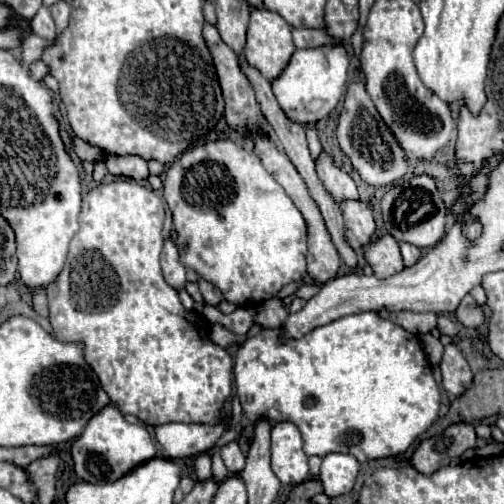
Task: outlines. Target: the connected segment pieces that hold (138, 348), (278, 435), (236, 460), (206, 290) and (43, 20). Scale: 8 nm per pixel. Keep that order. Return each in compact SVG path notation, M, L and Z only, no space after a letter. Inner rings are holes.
M116 180L110 184L100 184L100 186L92 188L90 192L86 192L82 198L82 210L80 210L80 230L74 234L74 238L70 242L70 252L68 252L66 264L64 264L60 276L46 288L48 306L50 306L50 324L54 328L54 336L60 342L80 342L84 346L84 360L96 372L104 392L110 396L110 400L114 404L118 404L118 408L122 408L124 414L134 414L144 424L152 424L152 426L160 426L160 424L168 424L168 422L210 424L210 420L218 420L218 416L222 414L224 402L232 394L232 358L228 356L228 352L224 348L212 344L212 340L208 336L208 322L204 318L200 318L196 312L188 312L180 302L178 292L174 292L174 288L170 288L164 282L164 276L160 270L160 252L162 252L162 244L164 244L162 222L164 222L162 198L158 198L152 190L136 184L134 180ZM186 318L200 318L200 330L196 328L196 324L188 322Z
M278 422L270 434L272 440L272 470L282 484L300 484L308 474L308 458L302 450L302 436L296 424Z
M232 440L232 442L224 444L224 446L220 448L220 454L222 454L222 460L224 460L224 464L226 464L228 472L238 474L238 472L244 468L244 454L240 452L240 448L238 448L236 440Z
M198 280L198 286L200 286L200 292L202 292L202 296L204 296L204 302L206 304L212 304L212 306L218 306L220 302L222 302L222 294L218 292L218 288L214 288L210 282L206 282L206 280Z
M42 6L36 16L30 20L30 30L32 34L44 38L44 40L54 40L56 38L56 30L54 30L54 20L50 16L50 10L46 6Z

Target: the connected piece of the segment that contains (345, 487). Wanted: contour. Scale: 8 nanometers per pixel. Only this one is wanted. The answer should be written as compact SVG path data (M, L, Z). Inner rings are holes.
M326 454L322 458L320 480L324 484L324 494L334 498L352 490L358 476L358 460L350 454Z

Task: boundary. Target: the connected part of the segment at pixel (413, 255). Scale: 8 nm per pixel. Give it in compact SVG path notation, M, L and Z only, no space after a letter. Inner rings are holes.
M402 244L400 246L402 250L402 258L404 258L404 266L414 266L422 254L422 250L418 246L412 246L412 244Z

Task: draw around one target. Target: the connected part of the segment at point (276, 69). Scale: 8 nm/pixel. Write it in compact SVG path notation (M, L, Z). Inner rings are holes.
M254 10L250 14L244 56L262 76L266 76L266 80L276 78L296 50L290 30L290 24L278 12Z

